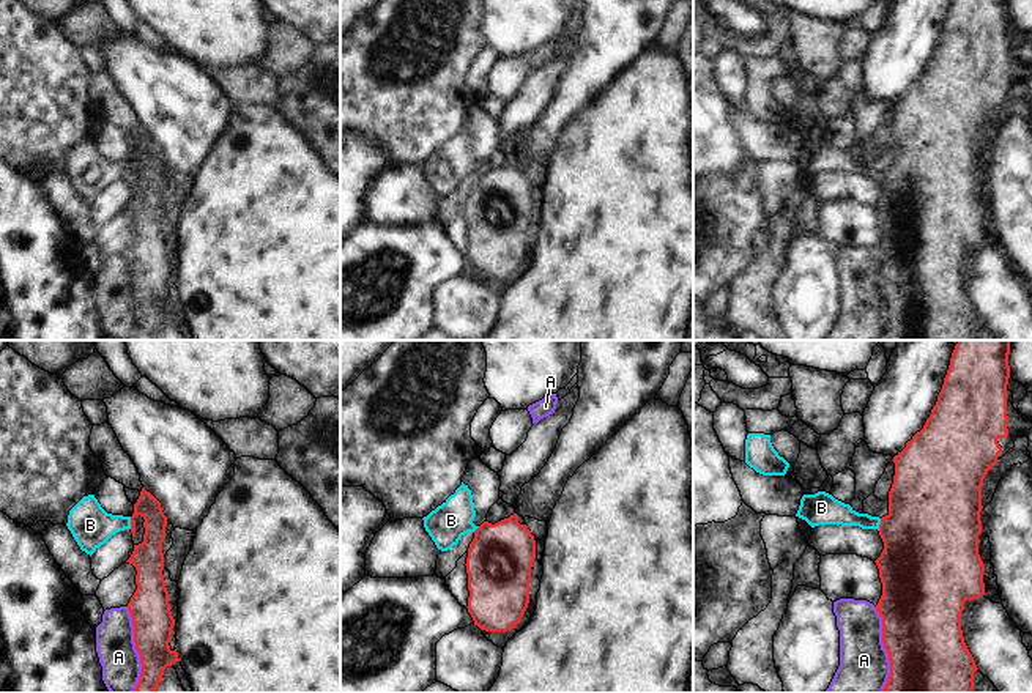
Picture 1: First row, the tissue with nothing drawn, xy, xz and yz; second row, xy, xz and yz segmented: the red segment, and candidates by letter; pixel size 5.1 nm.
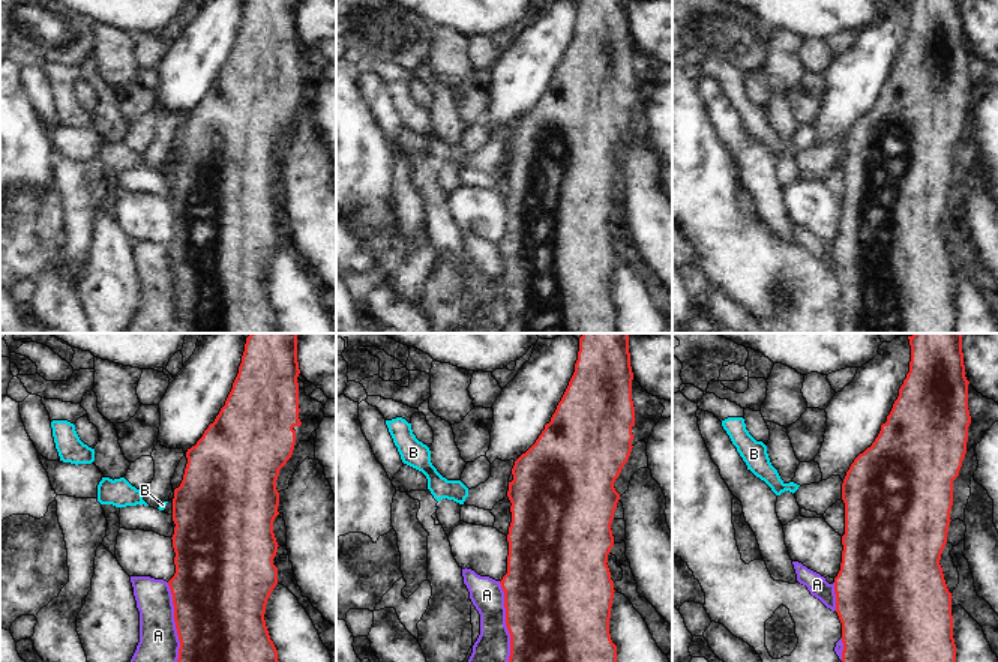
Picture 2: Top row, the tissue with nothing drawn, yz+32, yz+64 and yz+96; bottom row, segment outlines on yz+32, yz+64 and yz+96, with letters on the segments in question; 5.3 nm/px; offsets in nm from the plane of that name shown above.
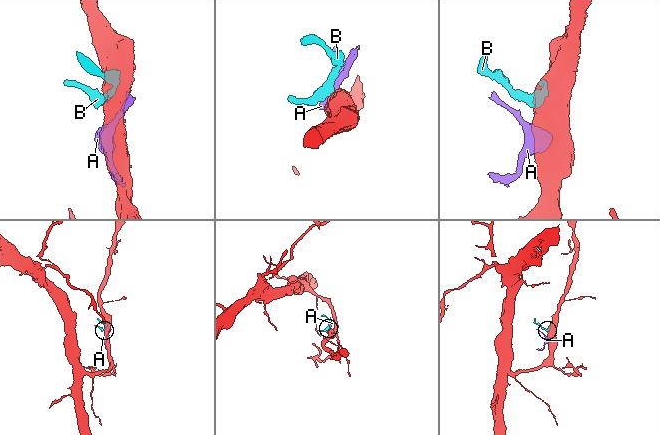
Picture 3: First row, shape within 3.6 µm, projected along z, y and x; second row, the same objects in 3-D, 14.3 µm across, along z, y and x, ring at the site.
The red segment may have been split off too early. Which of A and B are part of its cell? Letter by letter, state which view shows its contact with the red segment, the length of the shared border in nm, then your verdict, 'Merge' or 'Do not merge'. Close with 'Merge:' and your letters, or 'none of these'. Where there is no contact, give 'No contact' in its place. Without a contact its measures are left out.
A: Touches red in xy. Shared border 440 nm. Do not merge
B: Touches red in xy. Shared border 60 nm. Do not merge
Merge: none of these.

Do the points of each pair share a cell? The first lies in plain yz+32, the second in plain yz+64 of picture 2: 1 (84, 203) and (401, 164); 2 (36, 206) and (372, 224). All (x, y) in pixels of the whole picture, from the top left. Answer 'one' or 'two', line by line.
1: one
2: one

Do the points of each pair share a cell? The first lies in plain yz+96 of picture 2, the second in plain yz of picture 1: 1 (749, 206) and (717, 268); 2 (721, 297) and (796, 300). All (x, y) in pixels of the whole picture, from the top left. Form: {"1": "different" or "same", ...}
{"1": "different", "2": "different"}

